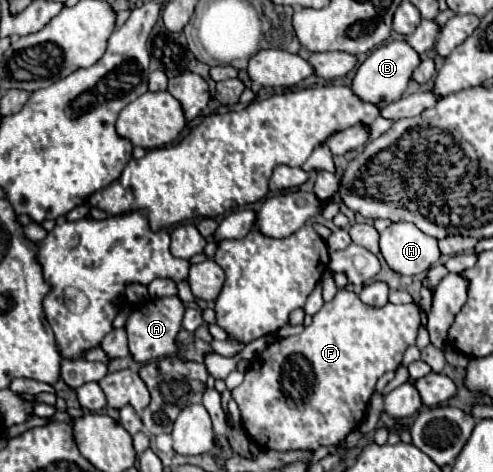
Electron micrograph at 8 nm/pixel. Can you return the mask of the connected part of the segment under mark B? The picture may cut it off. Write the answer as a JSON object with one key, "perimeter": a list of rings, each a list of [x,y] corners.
{"perimeter":[[[397,39],[391,43],[383,43],[381,47],[377,47],[357,69],[355,77],[353,77],[353,93],[357,93],[357,97],[361,97],[363,101],[369,103],[393,103],[399,101],[403,91],[409,85],[411,73],[415,71],[415,67],[421,63],[419,53],[405,41],[405,39]]]}

